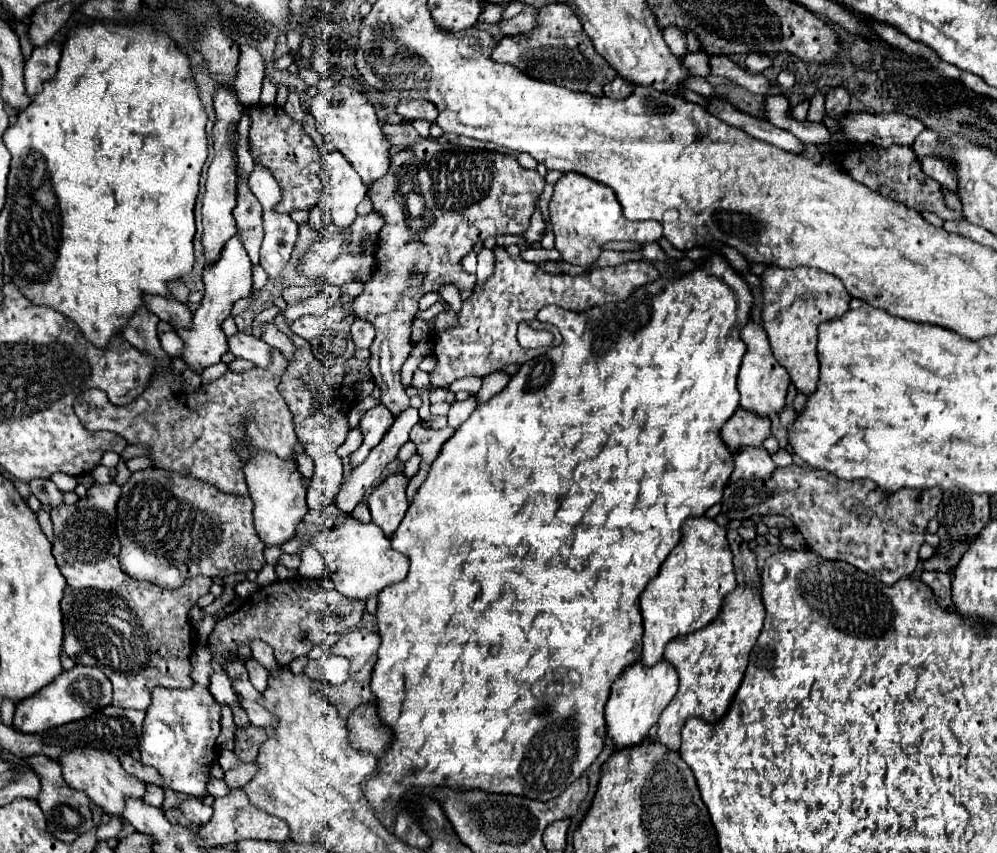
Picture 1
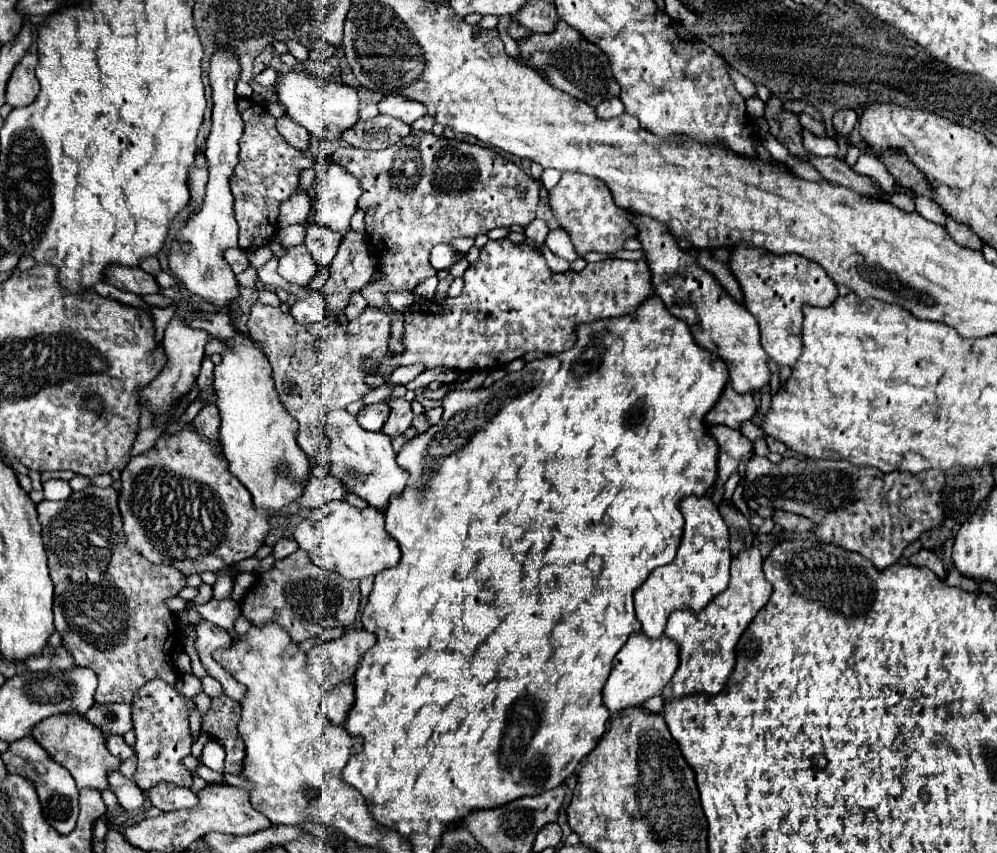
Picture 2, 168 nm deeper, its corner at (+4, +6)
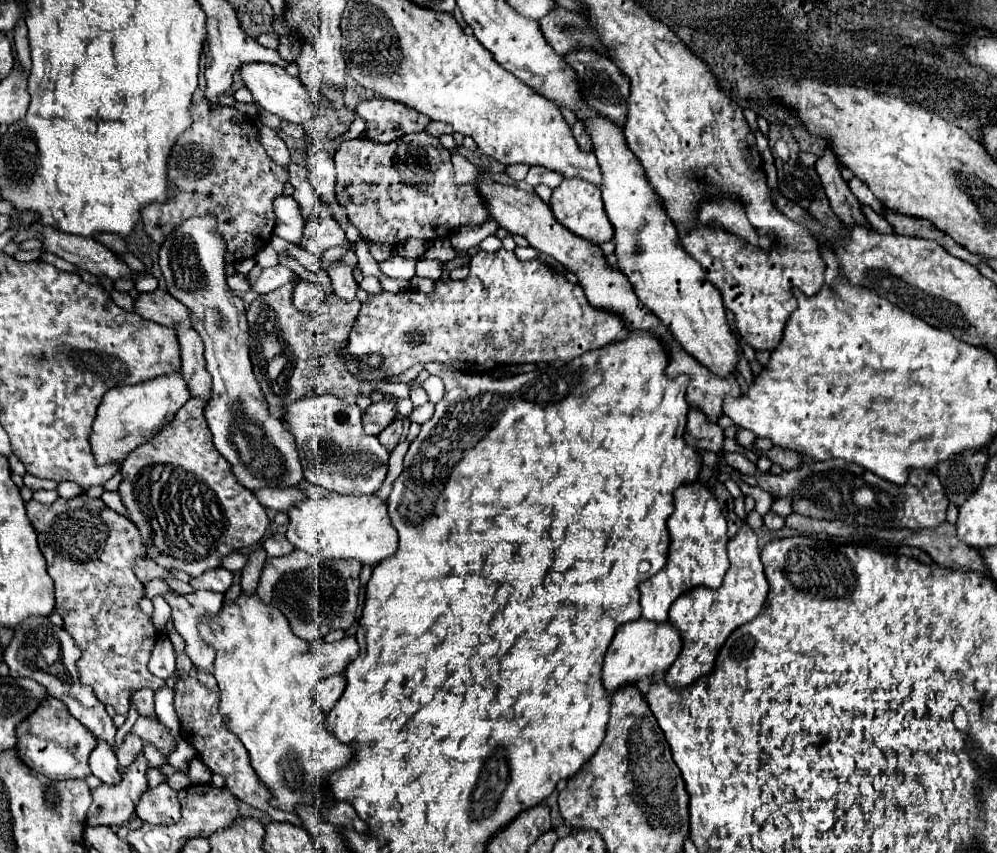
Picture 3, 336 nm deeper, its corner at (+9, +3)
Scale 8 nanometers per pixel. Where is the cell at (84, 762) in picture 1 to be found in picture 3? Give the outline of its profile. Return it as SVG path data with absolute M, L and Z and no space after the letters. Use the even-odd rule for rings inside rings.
M50 697L50 701L42 705L42 709L34 711L30 717L26 717L26 721L22 721L22 725L18 725L16 735L18 757L44 777L62 781L84 779L86 775L90 775L88 757L96 747L96 737L80 721L74 721L74 717L70 717L70 711L66 709L66 705L62 705L62 701Z

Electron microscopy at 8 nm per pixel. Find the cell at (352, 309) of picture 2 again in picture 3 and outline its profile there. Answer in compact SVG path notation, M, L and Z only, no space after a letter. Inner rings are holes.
M332 261L328 267L328 275L332 281L332 289L342 299L354 299L358 283L352 277L352 267L342 265L342 261Z

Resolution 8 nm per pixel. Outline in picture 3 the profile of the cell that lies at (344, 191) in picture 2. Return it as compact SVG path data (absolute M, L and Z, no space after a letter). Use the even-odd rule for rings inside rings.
M318 201L318 215L306 223L300 247L314 255L324 255L330 247L342 245L346 241L348 239L338 221L330 215L330 209Z

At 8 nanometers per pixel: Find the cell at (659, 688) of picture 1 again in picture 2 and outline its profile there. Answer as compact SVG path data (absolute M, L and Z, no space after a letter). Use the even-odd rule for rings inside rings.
M641 632L631 634L627 644L613 658L613 668L611 668L611 674L603 688L603 702L605 702L607 710L621 712L625 708L643 706L645 700L657 696L667 686L667 682L673 678L677 666L679 666L679 654L677 654L677 644L673 640L663 636L655 642L651 642Z

